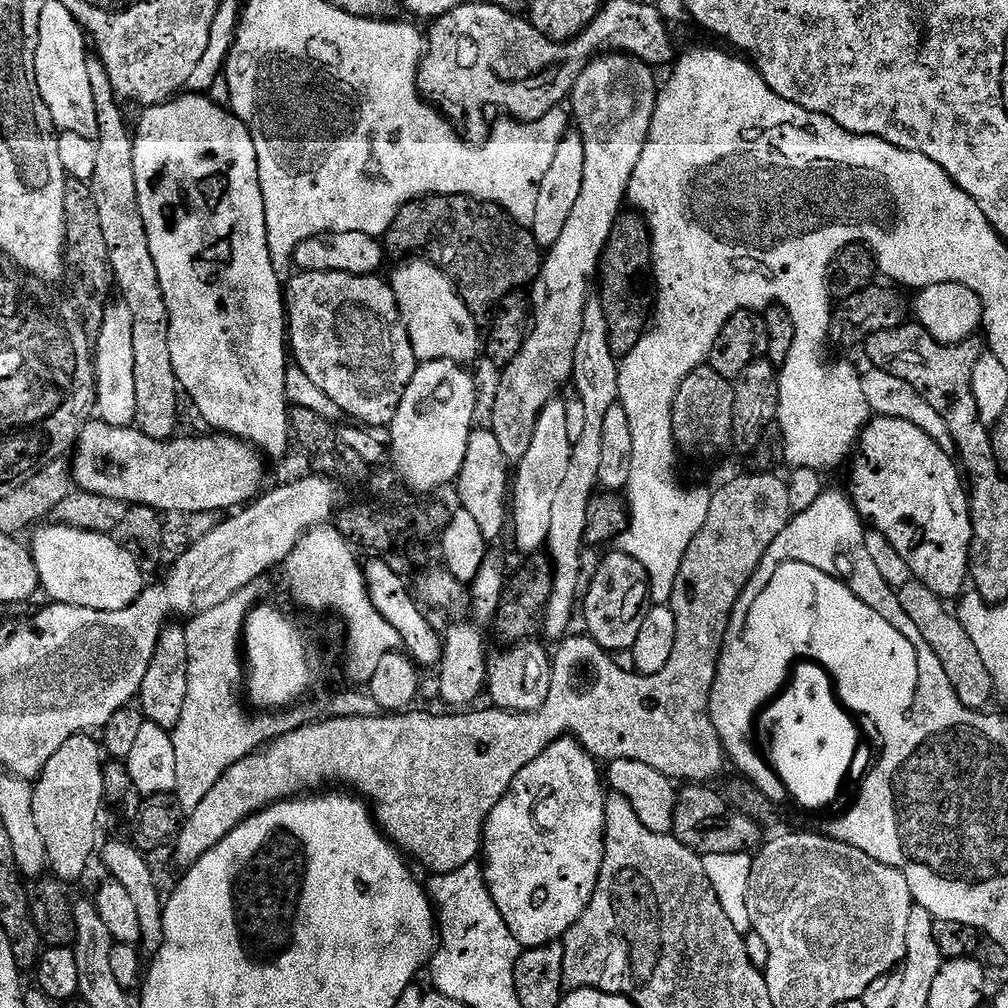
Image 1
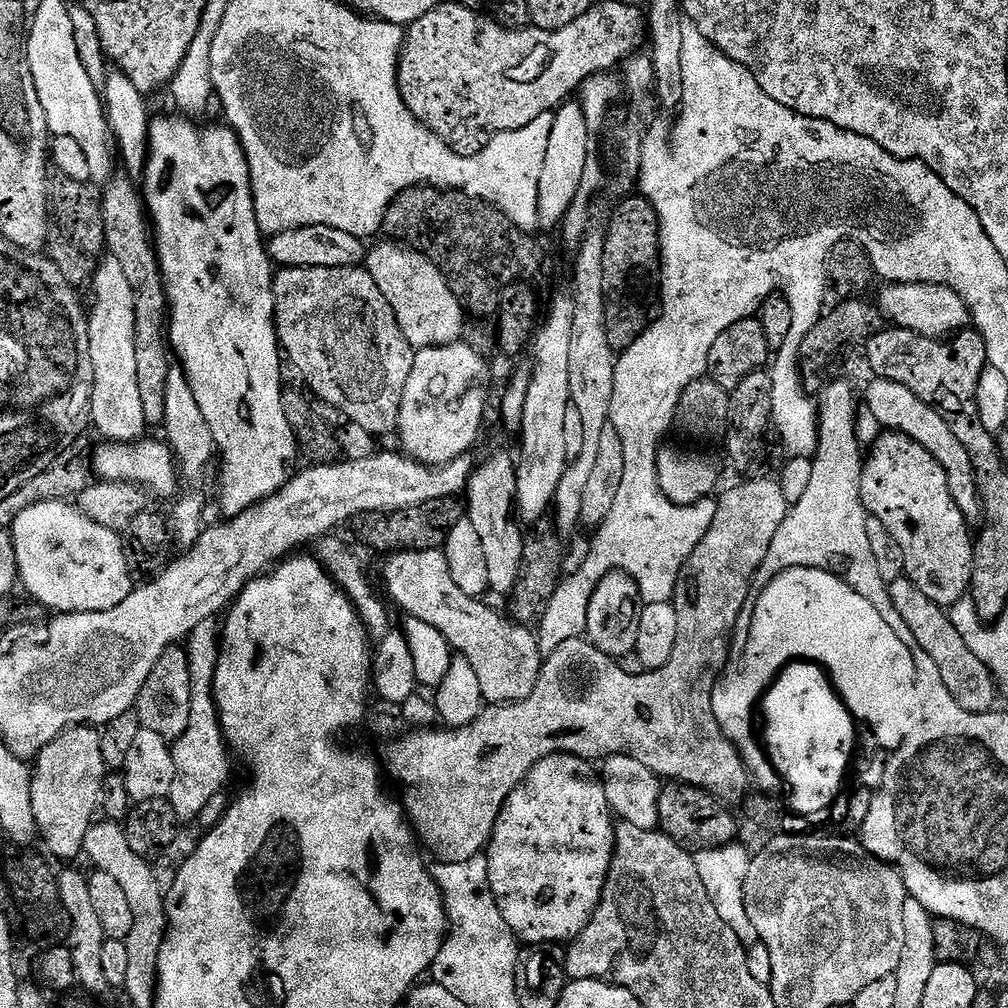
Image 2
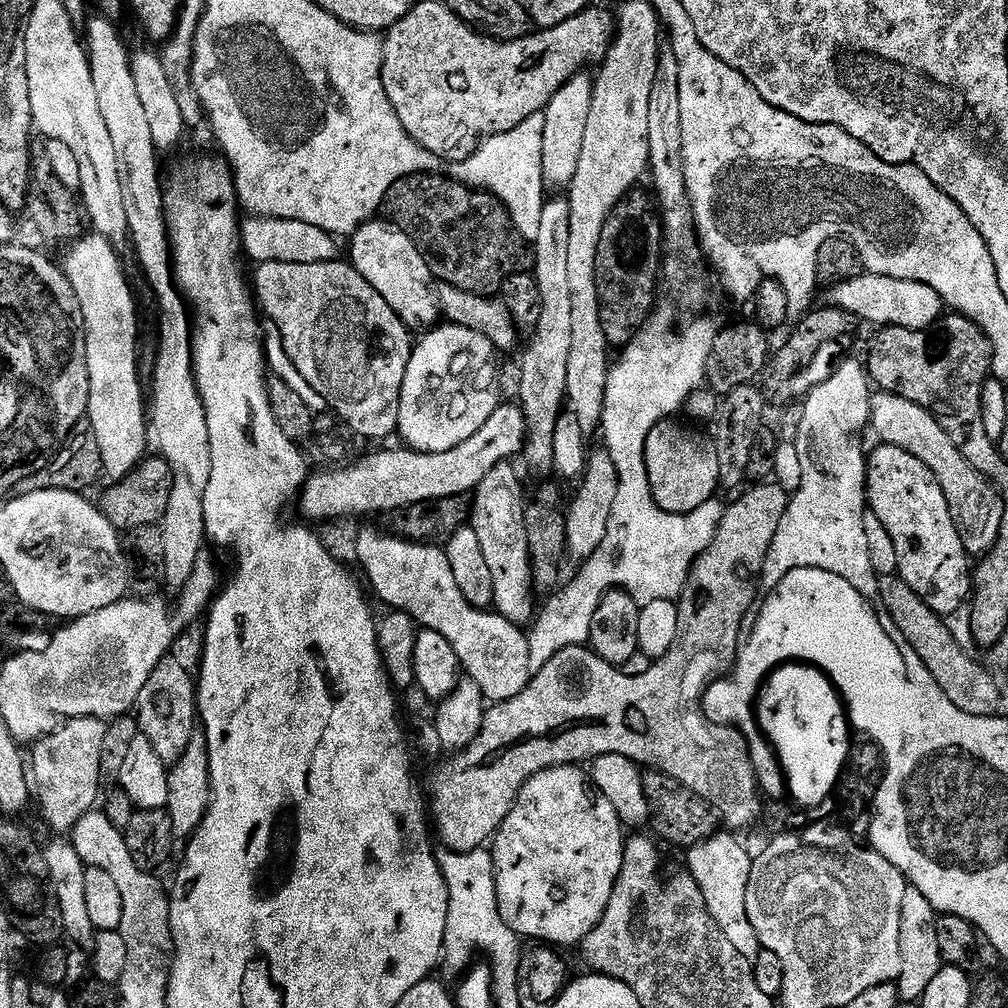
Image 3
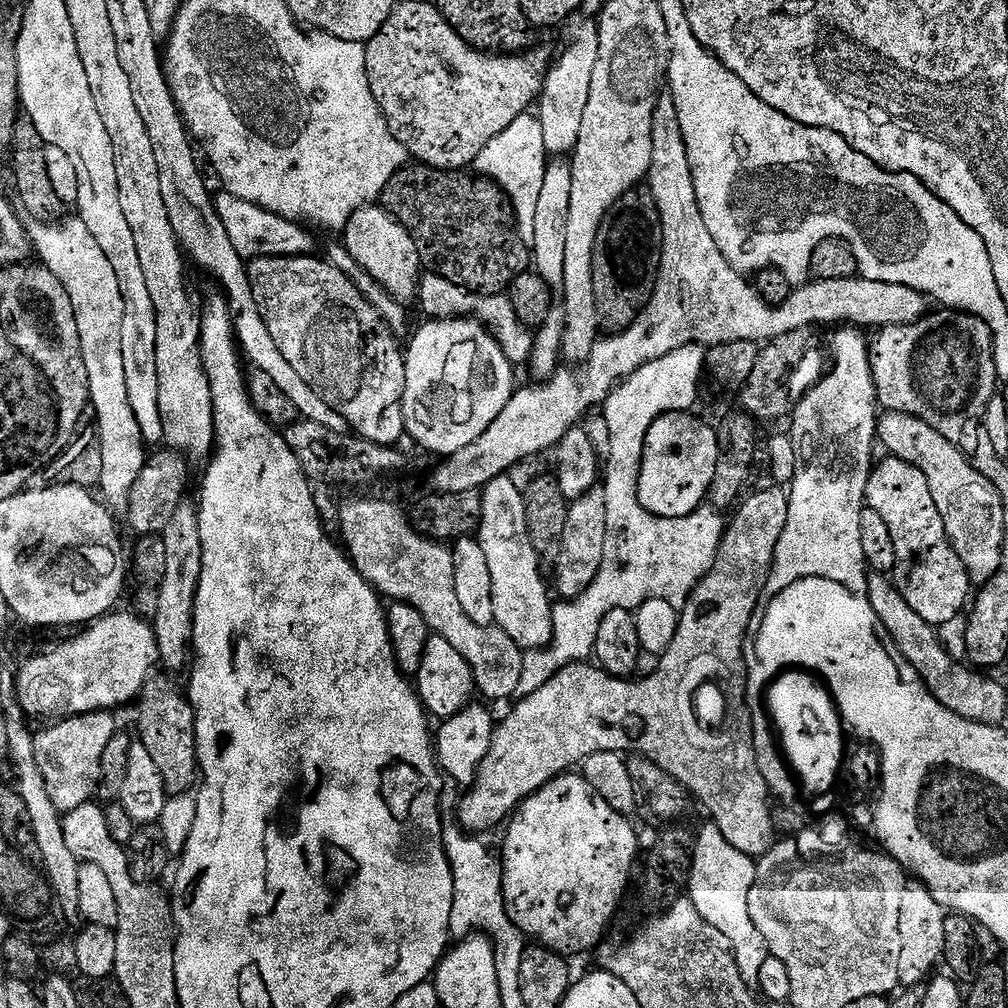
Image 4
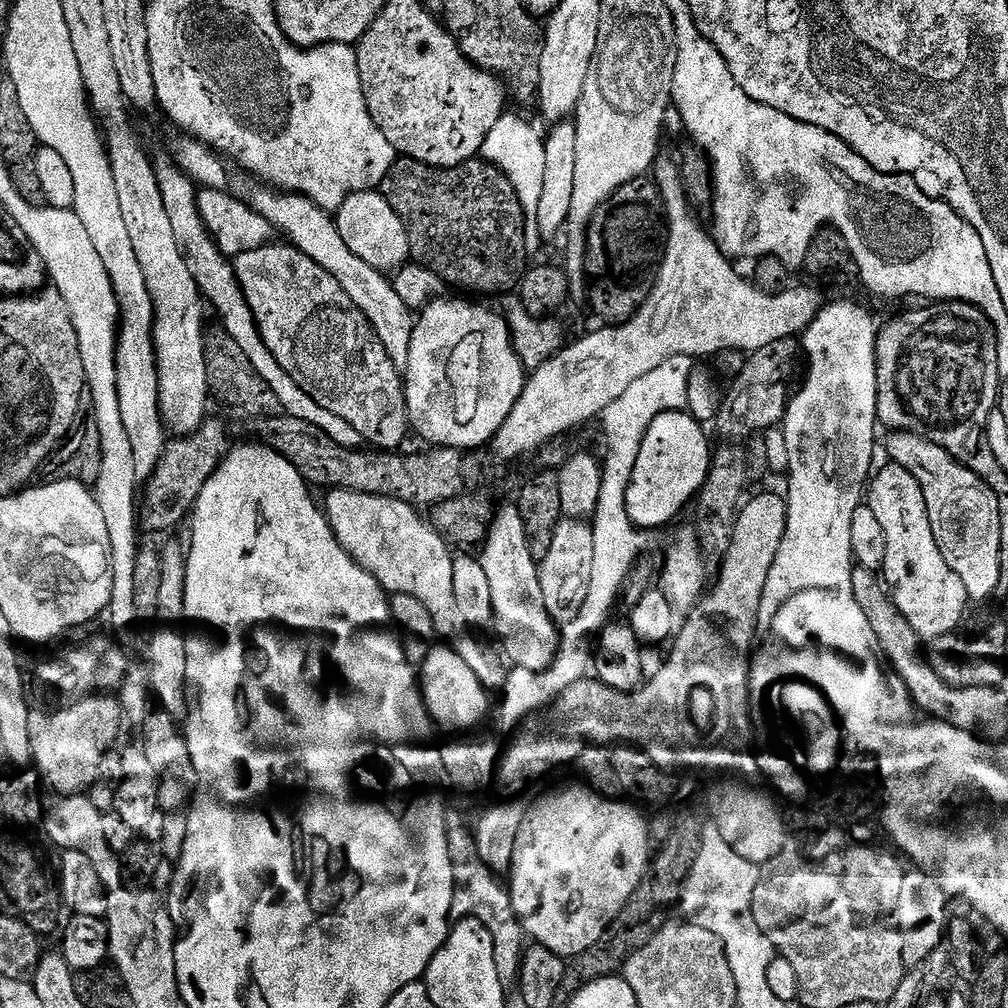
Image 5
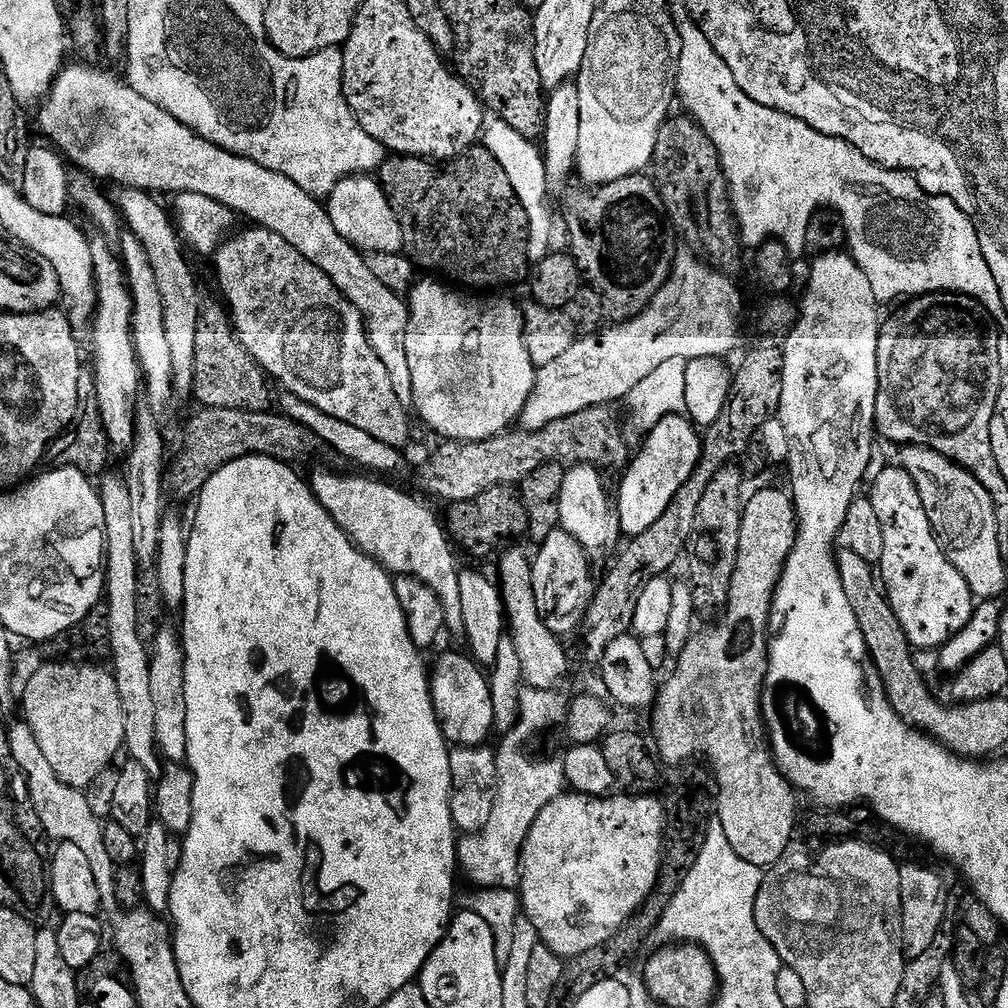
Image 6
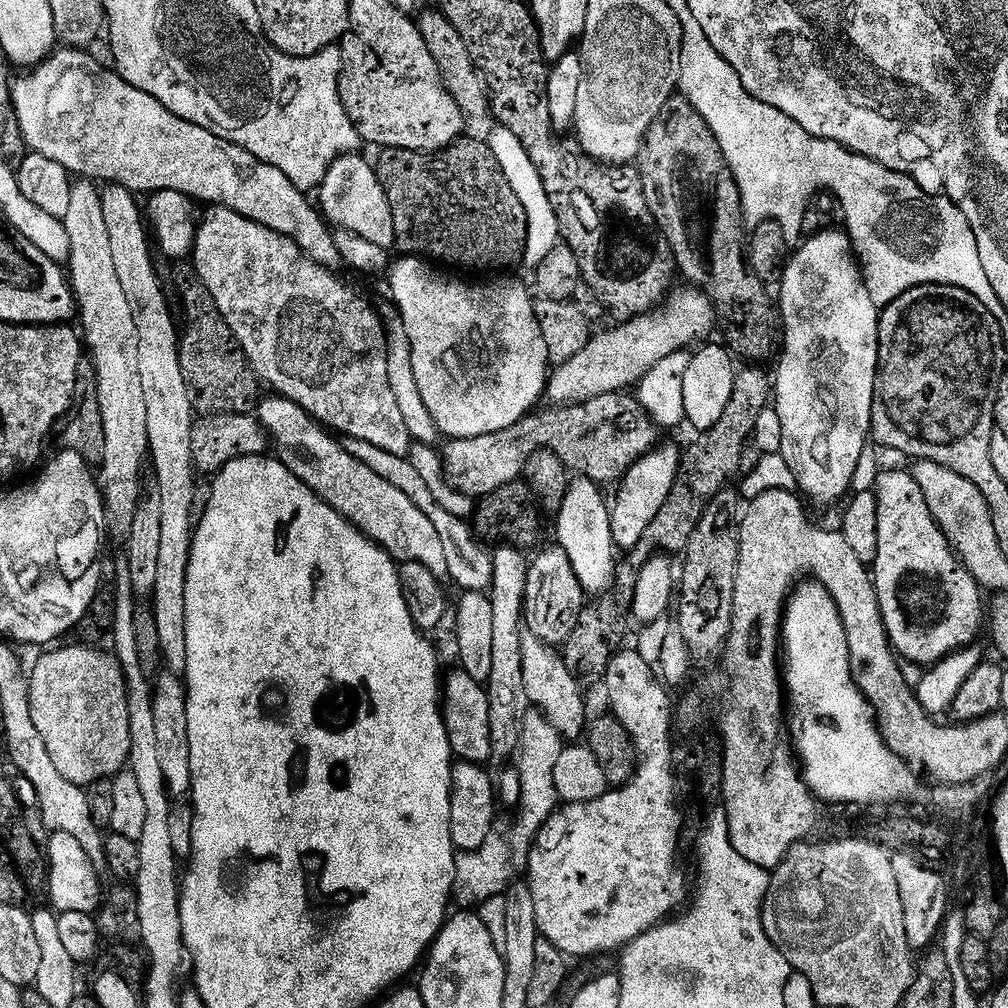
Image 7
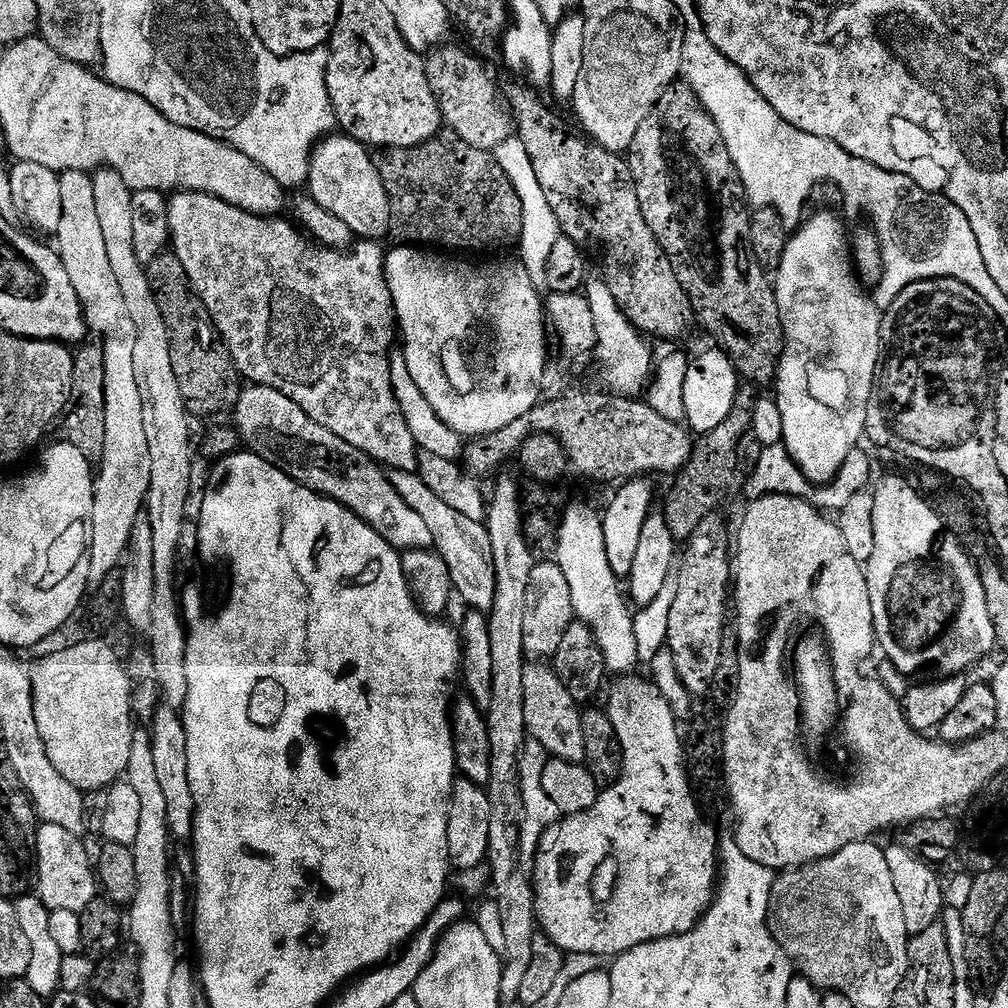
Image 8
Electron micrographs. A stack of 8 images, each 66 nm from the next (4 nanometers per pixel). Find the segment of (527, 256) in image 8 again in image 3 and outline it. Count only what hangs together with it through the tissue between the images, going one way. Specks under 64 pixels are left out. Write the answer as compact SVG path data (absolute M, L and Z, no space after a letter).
M539 112L526 118L526 122L522 122L522 126L514 130L487 137L475 154L453 163L450 169L452 179L462 181L469 188L491 192L500 199L508 207L510 218L522 238L529 242L538 238L546 199L546 185L542 174L543 129L544 113Z

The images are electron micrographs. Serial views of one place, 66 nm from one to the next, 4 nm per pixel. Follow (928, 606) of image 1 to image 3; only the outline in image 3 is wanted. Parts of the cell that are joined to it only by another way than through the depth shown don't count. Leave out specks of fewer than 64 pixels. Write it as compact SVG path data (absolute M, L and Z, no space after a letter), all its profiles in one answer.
M899 574L879 577L879 582L879 603L894 618L894 626L902 630L906 642L914 646L918 658L926 662L926 670L934 674L934 682L942 686L946 698L950 698L950 702L954 702L954 706L958 706L958 710L966 714L997 715L1001 711L1000 688L996 685L995 678L991 676L993 673L983 663L980 665L974 657L968 656L972 654L962 646L958 646L958 642L954 642L954 634L950 634L947 623L937 612L930 610L926 602L922 602L922 598L914 594L914 590L910 590L910 586L906 586L906 582Z

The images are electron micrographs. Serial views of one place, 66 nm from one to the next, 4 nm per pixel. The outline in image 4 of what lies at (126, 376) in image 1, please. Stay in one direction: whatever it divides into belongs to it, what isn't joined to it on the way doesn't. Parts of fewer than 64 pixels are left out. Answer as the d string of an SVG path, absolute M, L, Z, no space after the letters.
M78 218L63 220L45 222L29 219L26 231L35 255L36 252L40 255L37 256L39 263L50 269L54 278L62 282L66 294L70 294L70 302L74 306L74 314L78 322L78 338L82 342L82 358L86 362L88 399L91 411L96 411L94 423L102 446L102 478L98 485L98 492L103 503L113 513L124 514L128 510L130 490L134 482L138 482L138 474L146 462L146 445L138 430L134 410L130 410L130 397L126 394L126 370L122 367L122 310L124 309L122 290L118 290L118 278L115 277L114 269L110 267L106 254L102 254L102 249L99 248L98 241L90 234L90 230L86 230L86 222Z

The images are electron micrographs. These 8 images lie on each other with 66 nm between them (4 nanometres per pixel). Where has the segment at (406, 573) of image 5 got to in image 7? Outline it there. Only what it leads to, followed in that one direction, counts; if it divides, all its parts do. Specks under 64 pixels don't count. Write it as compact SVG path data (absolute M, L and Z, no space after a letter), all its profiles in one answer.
M279 394L269 395L269 400L261 399L258 404L258 421L268 433L271 447L276 448L279 463L285 464L302 483L320 500L324 500L344 520L349 520L367 540L372 540L382 551L387 552L397 562L415 562L420 564L430 574L444 578L448 576L448 555L442 546L442 538L438 530L434 530L434 522L406 498L400 490L390 486L384 478L378 478L374 470L346 451L341 443L334 441L333 433L325 430L317 421L308 415L302 406Z

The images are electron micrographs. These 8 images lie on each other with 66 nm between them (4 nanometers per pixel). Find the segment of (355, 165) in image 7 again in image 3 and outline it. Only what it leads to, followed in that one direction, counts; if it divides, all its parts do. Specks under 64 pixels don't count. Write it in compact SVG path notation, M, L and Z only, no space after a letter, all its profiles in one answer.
M376 223L363 224L351 233L351 264L358 274L362 274L362 278L366 278L366 282L370 282L370 286L374 286L374 290L378 290L378 294L382 294L382 298L386 298L390 310L394 310L394 314L398 314L398 318L402 318L404 325L413 333L420 334L437 327L442 313L440 303L436 301L434 277L426 258L422 258L418 246L410 242L406 233L393 230L387 223Z

